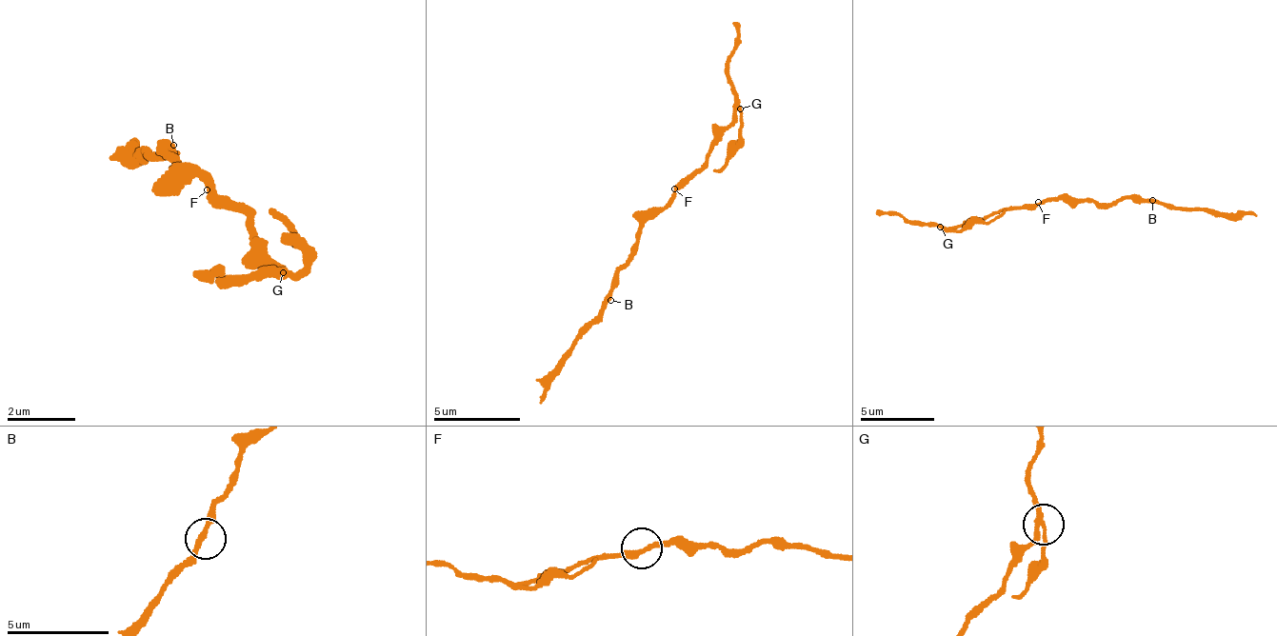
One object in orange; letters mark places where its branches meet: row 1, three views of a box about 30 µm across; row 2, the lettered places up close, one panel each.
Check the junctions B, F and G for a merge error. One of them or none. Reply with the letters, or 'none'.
G

